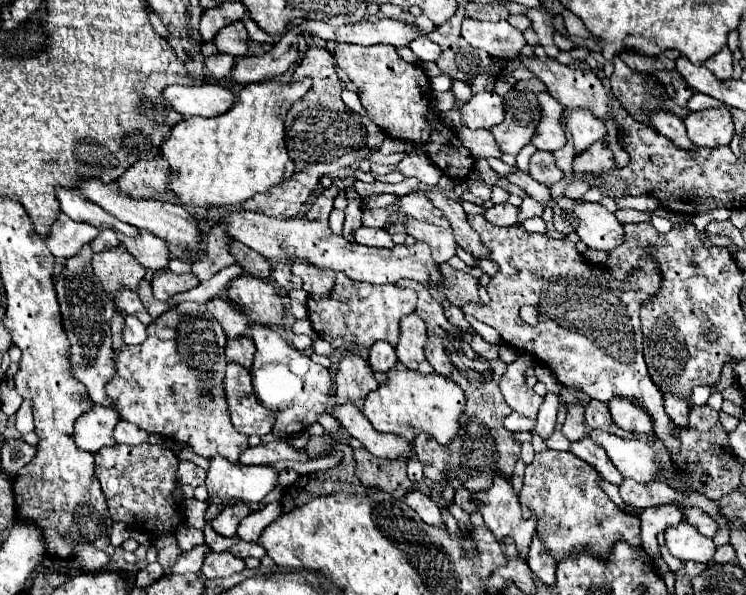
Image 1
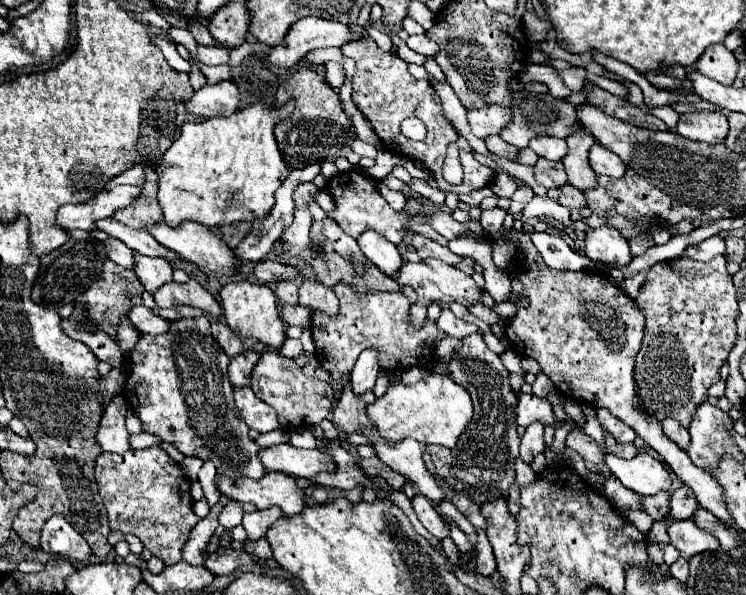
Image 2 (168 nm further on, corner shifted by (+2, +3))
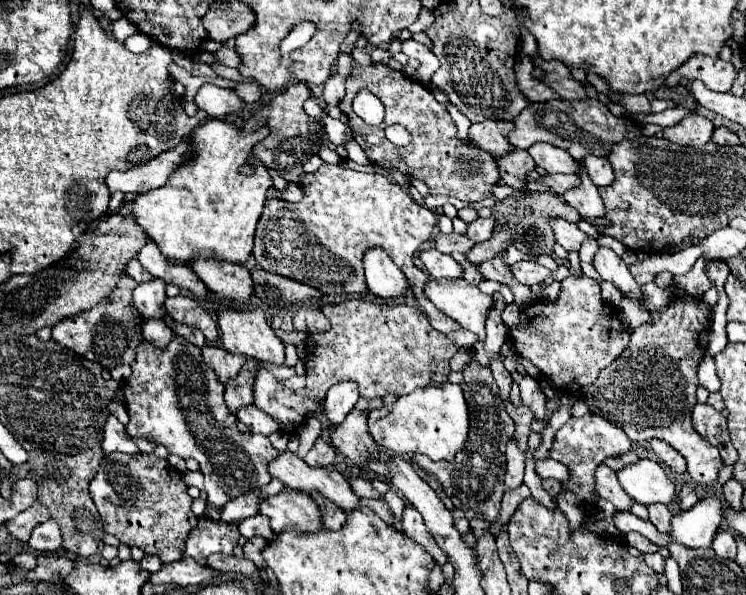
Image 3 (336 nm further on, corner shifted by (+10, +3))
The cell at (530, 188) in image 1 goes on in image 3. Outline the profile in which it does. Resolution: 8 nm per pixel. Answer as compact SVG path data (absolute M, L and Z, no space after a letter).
M550 219L550 225L556 235L556 243L560 243L566 251L580 251L582 243L588 239L586 233L582 233L574 223L568 223L564 219Z

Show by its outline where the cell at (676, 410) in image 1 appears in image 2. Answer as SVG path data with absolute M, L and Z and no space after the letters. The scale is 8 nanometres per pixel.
M664 419L662 421L662 427L664 427L664 433L682 449L688 447L690 443L690 433L688 429L678 421L678 419Z

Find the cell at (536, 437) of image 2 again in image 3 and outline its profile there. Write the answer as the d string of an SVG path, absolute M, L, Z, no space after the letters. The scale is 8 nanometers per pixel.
M514 441L506 447L506 475L504 475L504 491L512 491L522 485L524 479L524 453L518 449Z

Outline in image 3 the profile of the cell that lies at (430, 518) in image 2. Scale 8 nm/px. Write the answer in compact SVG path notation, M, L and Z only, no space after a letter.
M406 505L406 509L404 509L400 533L404 533L406 537L410 537L418 545L422 545L438 565L446 563L446 555L440 551L440 547L436 547L436 543L432 543L432 539L428 539L428 531L424 531L424 521L420 519L420 513L412 505Z

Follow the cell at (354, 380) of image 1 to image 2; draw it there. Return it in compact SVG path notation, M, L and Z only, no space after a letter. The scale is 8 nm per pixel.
M350 381L344 385L340 399L334 405L332 421L336 427L340 427L344 433L356 433L362 425L372 425L372 421L366 415L366 405L372 403L374 391L366 391L362 395L356 395L350 387Z

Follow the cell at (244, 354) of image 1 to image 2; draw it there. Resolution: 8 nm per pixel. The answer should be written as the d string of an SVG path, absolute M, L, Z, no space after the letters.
M244 351L240 353L240 357L234 357L228 365L232 385L250 385L250 373L256 361L258 361L256 351Z

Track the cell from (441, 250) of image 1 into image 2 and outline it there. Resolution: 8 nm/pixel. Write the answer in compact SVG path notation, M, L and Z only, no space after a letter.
M414 233L414 235L412 235L412 245L416 247L416 251L418 251L418 255L420 255L422 259L434 257L434 259L440 259L440 261L444 261L444 263L448 263L448 265L456 265L456 263L462 261L460 255L452 253L448 247L444 247L444 245L436 243L434 239L428 239L428 237L420 235L420 233Z

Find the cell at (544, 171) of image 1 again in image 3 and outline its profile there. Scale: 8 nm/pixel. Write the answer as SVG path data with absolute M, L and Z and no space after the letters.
M548 175L548 177L544 177L544 179L538 179L538 183L548 185L548 187L552 187L558 195L562 195L562 193L566 193L568 189L578 187L578 185L580 185L580 179L578 179L576 175Z

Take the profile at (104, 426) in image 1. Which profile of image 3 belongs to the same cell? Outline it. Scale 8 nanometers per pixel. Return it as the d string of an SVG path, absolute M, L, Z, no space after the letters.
M110 415L108 421L106 421L102 449L104 449L104 453L114 453L114 451L130 453L130 455L140 453L138 447L136 447L136 443L132 441L132 437L124 431L124 425L114 415Z

